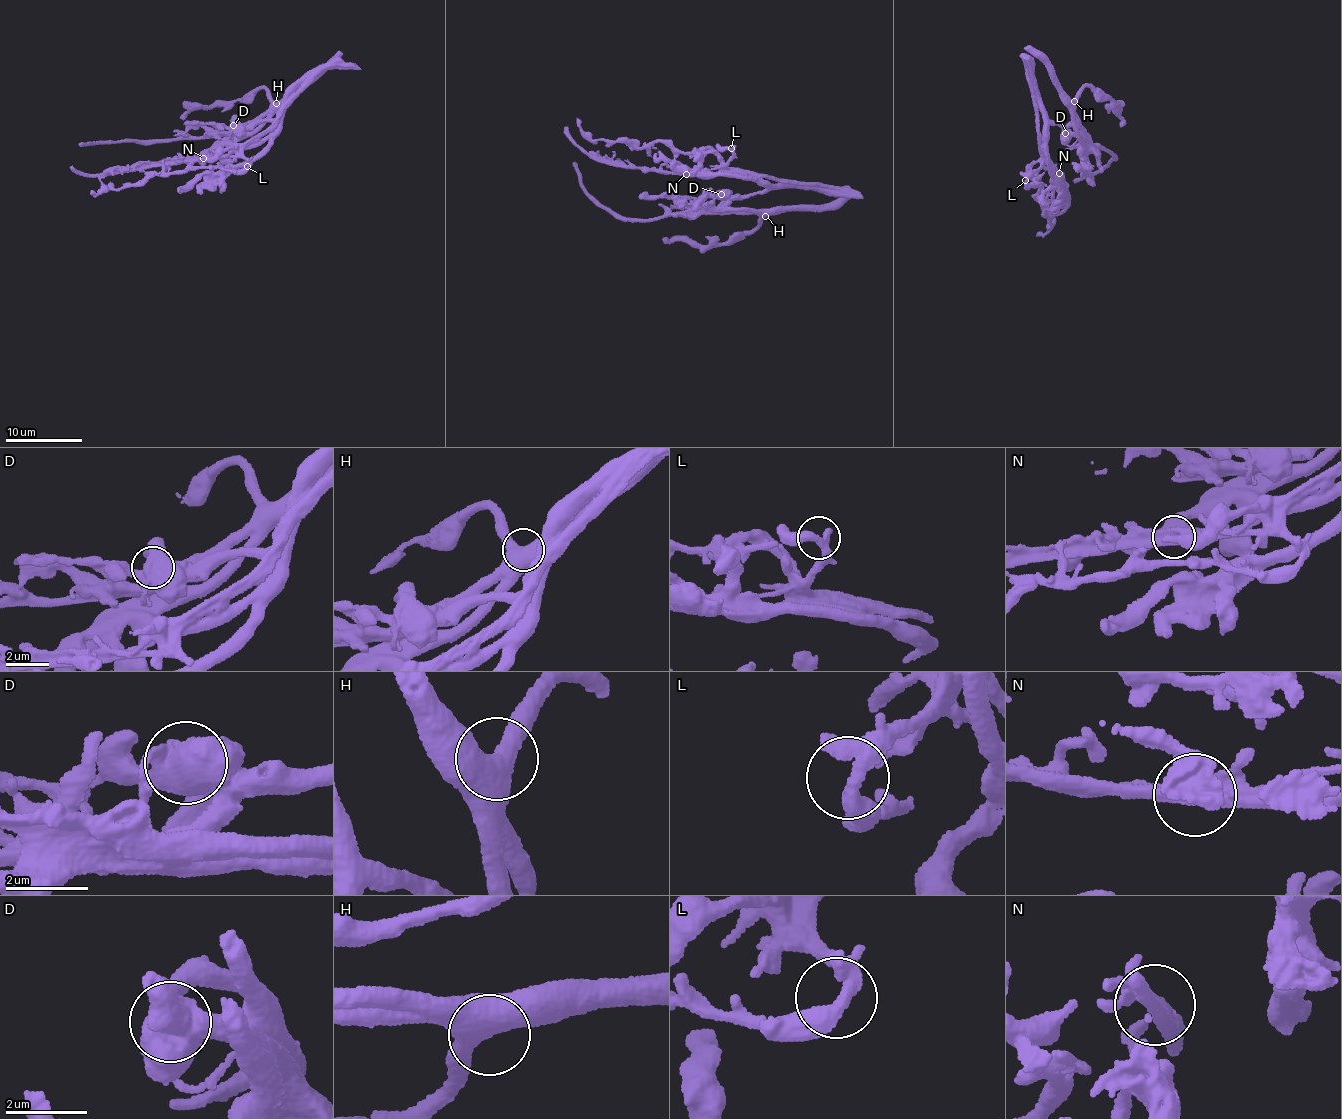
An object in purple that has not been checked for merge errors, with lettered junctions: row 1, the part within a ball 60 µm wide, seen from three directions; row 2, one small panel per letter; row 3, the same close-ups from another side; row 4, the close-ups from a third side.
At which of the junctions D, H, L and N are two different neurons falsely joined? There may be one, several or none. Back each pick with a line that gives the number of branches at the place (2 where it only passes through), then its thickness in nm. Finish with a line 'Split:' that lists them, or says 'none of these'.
D: branches 4; calibre 550 nm
N: branches 2; calibre 440 nm
Split: D, N

